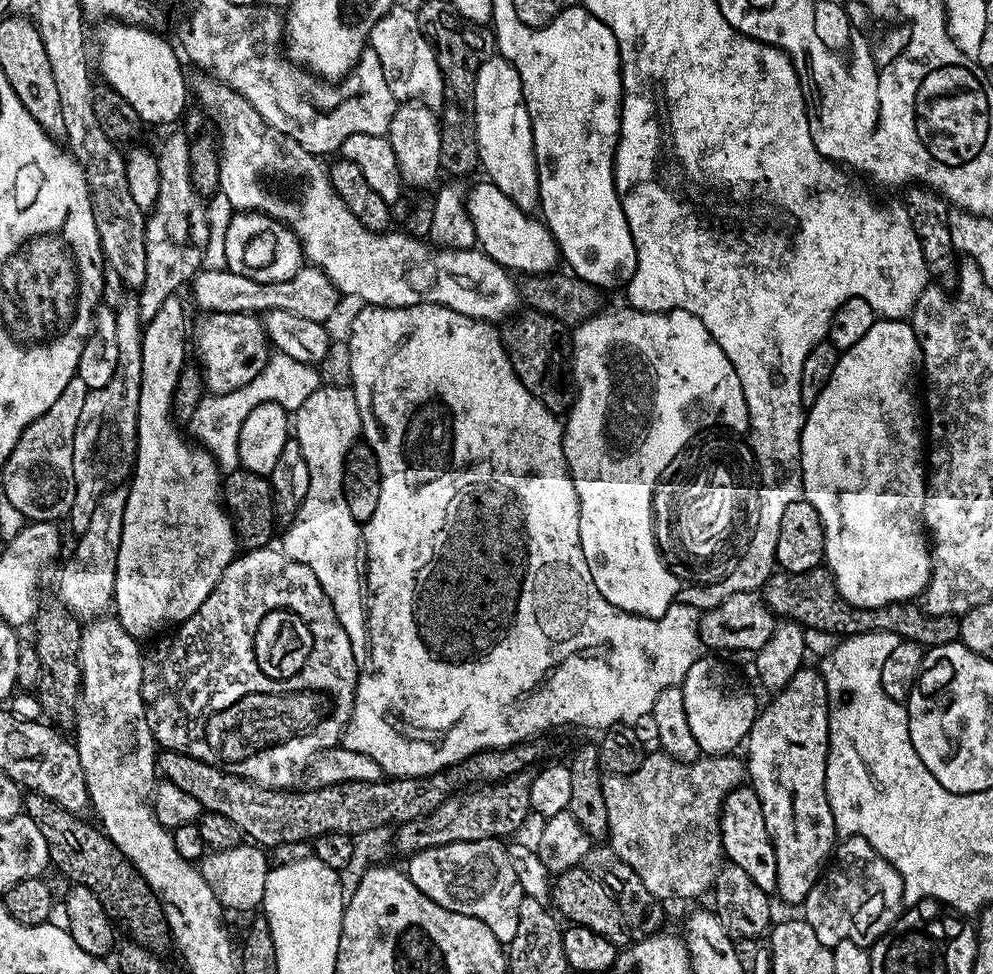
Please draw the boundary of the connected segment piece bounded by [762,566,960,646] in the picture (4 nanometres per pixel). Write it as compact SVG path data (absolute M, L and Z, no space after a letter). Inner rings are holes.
M824 566L802 570L801 572L773 571L767 582L762 586L762 595L769 611L775 613L777 617L787 618L808 630L817 628L820 632L837 632L837 637L840 638L856 636L860 632L893 632L895 636L914 640L921 646L931 646L934 644L951 644L960 635L960 622L957 617L929 616L912 602L887 604L885 608L856 608L852 604L848 604L841 598L831 572Z

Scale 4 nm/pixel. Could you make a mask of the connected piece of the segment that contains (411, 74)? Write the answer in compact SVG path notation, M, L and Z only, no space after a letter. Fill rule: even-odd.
M395 3L372 28L368 44L378 54L388 89L398 102L417 100L435 112L443 107L444 83L436 55L411 7Z

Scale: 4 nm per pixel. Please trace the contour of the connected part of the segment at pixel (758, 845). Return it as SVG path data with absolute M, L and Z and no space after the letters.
M752 787L735 788L724 800L720 811L720 841L724 847L724 856L734 866L742 866L758 890L775 893L778 866L774 858L774 846L766 830L766 818L762 818L762 802L758 802L758 794Z

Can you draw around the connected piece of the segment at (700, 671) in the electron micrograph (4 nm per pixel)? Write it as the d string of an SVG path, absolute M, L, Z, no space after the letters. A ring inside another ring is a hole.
M712 654L701 655L699 660L686 670L686 678L682 685L684 689L684 701L686 702L686 719L690 722L690 730L694 734L694 742L698 742L701 753L709 756L726 756L737 751L736 747L743 745L748 738L748 731L756 721L758 703L756 696L723 664Z

